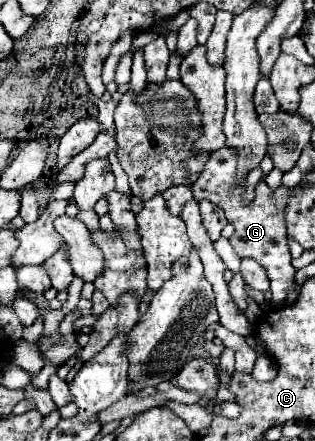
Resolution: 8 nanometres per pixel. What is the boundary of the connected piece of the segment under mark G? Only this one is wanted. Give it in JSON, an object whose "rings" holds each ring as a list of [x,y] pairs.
{"rings":[[[221,147],[215,153],[211,153],[209,161],[205,163],[205,169],[191,188],[195,200],[209,199],[211,203],[223,207],[227,221],[235,225],[235,239],[229,239],[229,241],[235,245],[235,251],[239,253],[239,257],[253,257],[267,269],[267,275],[271,281],[271,293],[273,293],[271,303],[273,307],[281,307],[285,301],[287,289],[295,285],[293,283],[295,269],[291,265],[291,253],[285,241],[285,235],[287,235],[285,211],[297,187],[279,185],[277,189],[271,189],[265,181],[261,181],[255,187],[255,199],[249,205],[245,205],[243,195],[245,195],[247,183],[245,179],[237,181],[237,149]]]}

